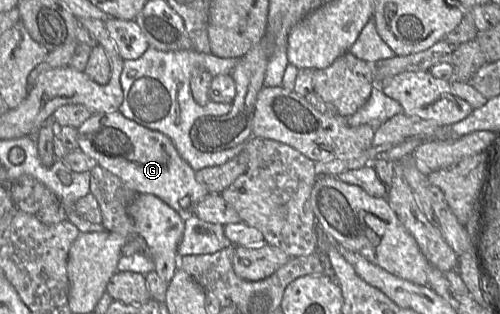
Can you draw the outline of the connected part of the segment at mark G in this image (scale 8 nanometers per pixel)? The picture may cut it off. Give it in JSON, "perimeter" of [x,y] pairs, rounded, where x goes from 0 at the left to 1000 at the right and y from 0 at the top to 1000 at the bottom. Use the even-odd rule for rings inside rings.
{"perimeter":[[[238,354],[194,360],[154,408],[158,475],[208,538],[238,564],[276,618],[304,618],[370,701],[416,618],[390,570],[390,545],[356,490],[346,452],[326,424],[254,379]]]}

